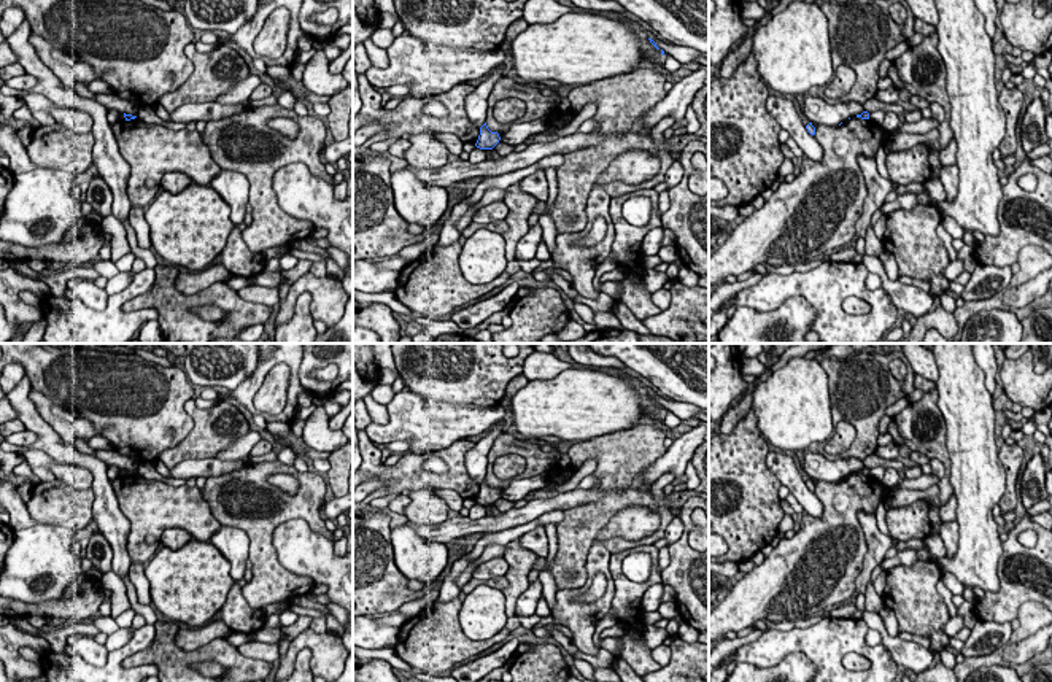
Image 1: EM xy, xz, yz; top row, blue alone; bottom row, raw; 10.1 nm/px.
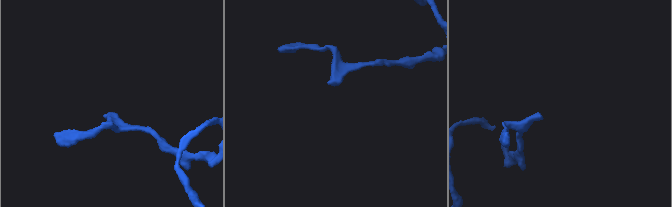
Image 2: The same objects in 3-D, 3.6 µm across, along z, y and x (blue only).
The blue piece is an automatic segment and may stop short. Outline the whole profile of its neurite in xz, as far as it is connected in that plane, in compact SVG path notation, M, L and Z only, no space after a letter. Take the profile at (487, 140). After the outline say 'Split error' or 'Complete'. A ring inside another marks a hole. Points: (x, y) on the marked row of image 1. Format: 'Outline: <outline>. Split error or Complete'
Outline: M486 122L480 127L480 135L475 143L480 149L493 149L499 143L501 137L497 132L491 132Z. Complete

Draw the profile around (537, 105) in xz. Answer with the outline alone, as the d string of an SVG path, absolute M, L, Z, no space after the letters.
M501 78L489 97L488 97L488 111L486 111L486 126L491 132L497 132L499 137L510 129L510 124L501 124L494 118L494 105L504 99L520 99L526 103L526 114L515 119L513 122L523 124L536 121L542 116L551 113L556 107L556 91L553 95L543 95L540 89L531 87L523 83L516 83L512 78Z

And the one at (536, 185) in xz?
M537 170L532 175L520 181L520 188L534 196L537 200L547 202L548 199L548 181L543 170Z

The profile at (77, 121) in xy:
M21 94L30 111L48 111L54 121L64 126L67 130L75 134L87 134L92 130L91 114L73 108L57 108L41 94Z

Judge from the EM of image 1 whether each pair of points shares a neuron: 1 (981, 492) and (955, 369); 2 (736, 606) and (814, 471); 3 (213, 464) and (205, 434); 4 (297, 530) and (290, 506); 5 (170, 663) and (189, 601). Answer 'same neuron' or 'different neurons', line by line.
1: same neuron
2: different neurons
3: different neurons
4: different neurons
5: different neurons

